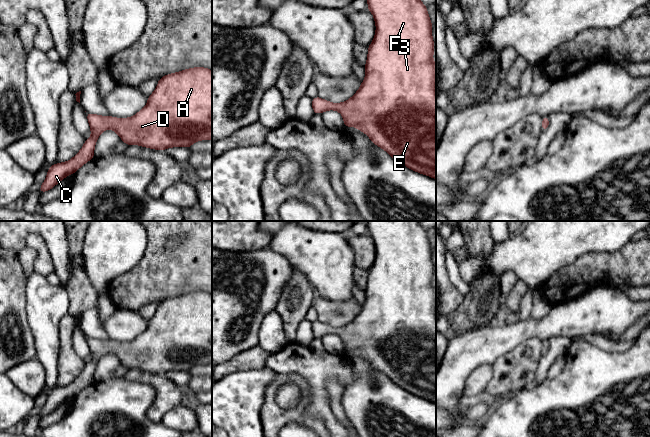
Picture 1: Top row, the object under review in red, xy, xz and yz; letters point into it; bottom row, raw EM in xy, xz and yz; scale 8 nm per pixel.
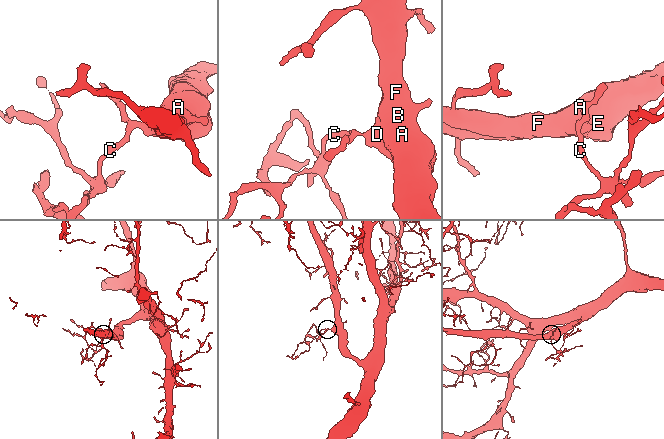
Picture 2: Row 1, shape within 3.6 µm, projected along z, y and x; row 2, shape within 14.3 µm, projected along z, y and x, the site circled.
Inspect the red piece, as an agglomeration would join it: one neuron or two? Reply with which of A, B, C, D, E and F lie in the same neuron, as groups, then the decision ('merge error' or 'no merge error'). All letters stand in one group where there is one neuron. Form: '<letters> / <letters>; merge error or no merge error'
A B C D E F; no merge error

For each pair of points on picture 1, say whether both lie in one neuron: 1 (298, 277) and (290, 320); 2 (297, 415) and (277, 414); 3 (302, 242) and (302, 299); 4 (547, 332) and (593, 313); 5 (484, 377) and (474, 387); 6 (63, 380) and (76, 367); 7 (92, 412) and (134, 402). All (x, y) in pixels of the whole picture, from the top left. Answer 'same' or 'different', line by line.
1: same
2: same
3: different
4: same
5: same
6: same
7: same

